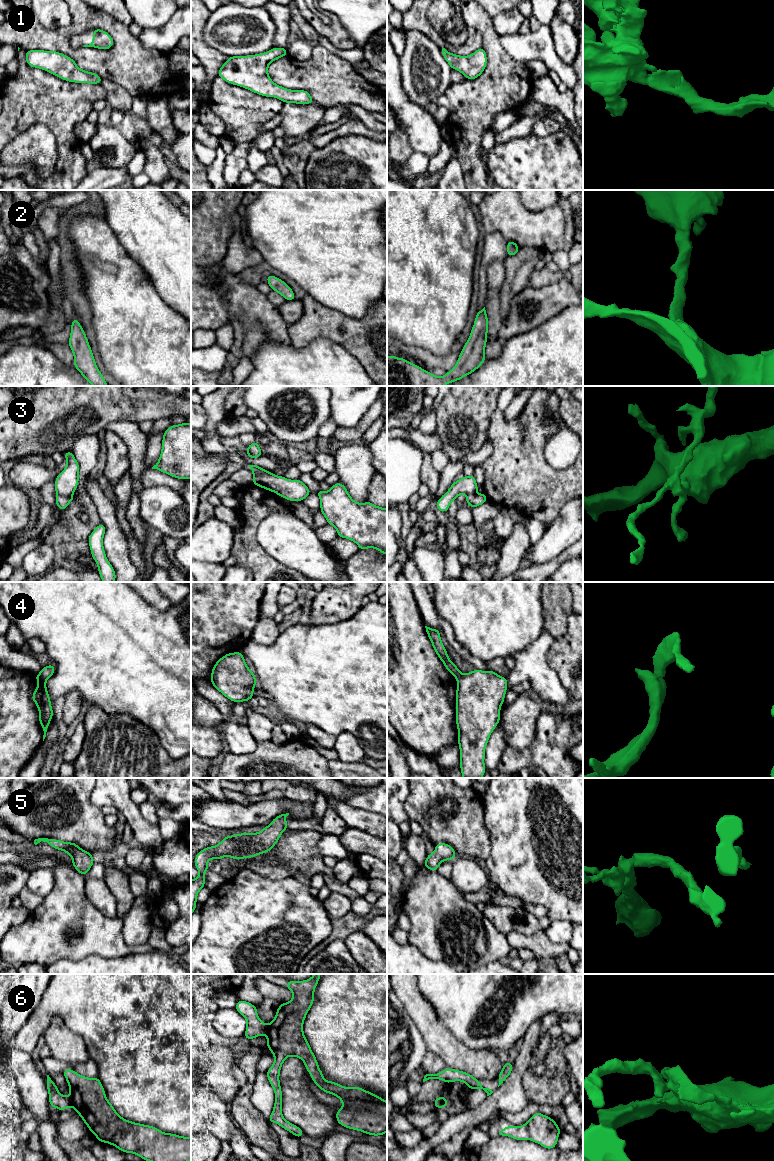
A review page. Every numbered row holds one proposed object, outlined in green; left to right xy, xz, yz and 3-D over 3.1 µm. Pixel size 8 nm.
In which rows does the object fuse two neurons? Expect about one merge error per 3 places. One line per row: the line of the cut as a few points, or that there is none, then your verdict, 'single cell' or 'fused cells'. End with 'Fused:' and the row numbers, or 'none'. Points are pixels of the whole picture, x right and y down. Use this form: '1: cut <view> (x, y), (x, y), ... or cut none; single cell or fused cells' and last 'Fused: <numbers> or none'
1: cut none; single cell
2: cut none; single cell
3: cut xz (250, 467), (259, 472), (267, 472); fused cells
4: cut xy (38, 675), (45, 681); fused cells
5: cut none; single cell
6: cut xz (267, 1025), (263, 1033); fused cells
Fused: 3, 4, 6

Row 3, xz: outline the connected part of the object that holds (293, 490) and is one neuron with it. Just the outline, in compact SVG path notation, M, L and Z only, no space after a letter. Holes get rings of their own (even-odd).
M255 468L250 469L253 472L253 485L272 491L289 501L303 501L312 493L300 479L290 480L271 472L259 473Z

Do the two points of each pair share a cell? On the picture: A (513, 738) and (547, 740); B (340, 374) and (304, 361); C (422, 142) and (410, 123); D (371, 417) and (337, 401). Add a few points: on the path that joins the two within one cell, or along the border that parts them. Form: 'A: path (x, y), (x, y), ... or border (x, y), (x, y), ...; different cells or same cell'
A: border (539, 717), (533, 739), (522, 749), (510, 747); different cells
B: path (331, 374), (317, 374), (313, 370); same cell
C: path (422, 137), (415, 128); same cell
D: border (376, 400), (355, 425), (344, 427); different cells

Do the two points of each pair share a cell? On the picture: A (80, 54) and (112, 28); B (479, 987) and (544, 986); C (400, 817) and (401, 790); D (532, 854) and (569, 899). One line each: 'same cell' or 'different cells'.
A: same cell
B: same cell
C: same cell
D: same cell

